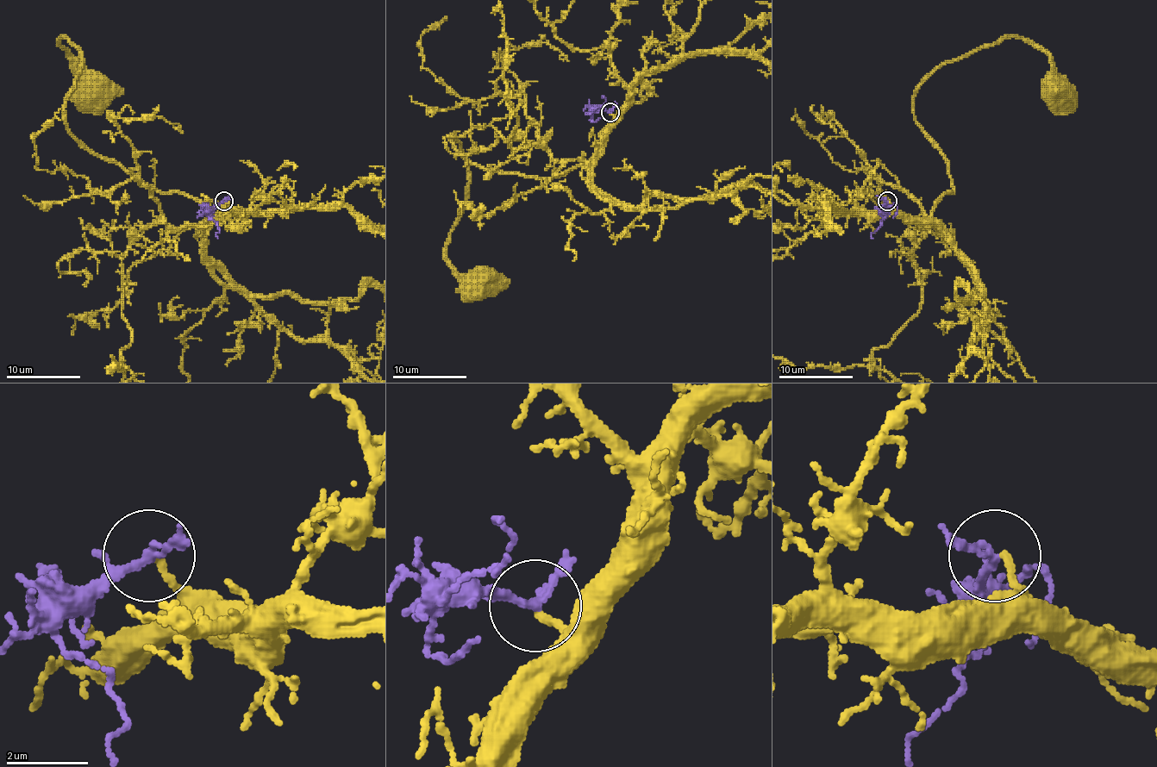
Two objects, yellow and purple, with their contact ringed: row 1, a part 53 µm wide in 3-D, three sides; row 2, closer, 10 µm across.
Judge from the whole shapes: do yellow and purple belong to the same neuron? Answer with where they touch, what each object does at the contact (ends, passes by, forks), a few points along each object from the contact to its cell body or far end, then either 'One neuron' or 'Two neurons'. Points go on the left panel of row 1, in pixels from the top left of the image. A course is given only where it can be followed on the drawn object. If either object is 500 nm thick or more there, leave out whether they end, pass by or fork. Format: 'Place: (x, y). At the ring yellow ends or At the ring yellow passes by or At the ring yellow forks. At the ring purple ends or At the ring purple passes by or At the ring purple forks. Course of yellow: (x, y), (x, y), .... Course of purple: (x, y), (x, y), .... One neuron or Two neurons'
Place: (223, 201). At the ring yellow ends. At the ring purple forks. Course of yellow: (223, 201), (228, 208), (212, 218), (86, 147), (64, 120), (83, 62), (62, 36), (84, 96). Course of purple: (223, 201), (209, 216), (219, 229), (215, 234), (217, 238). One neuron

